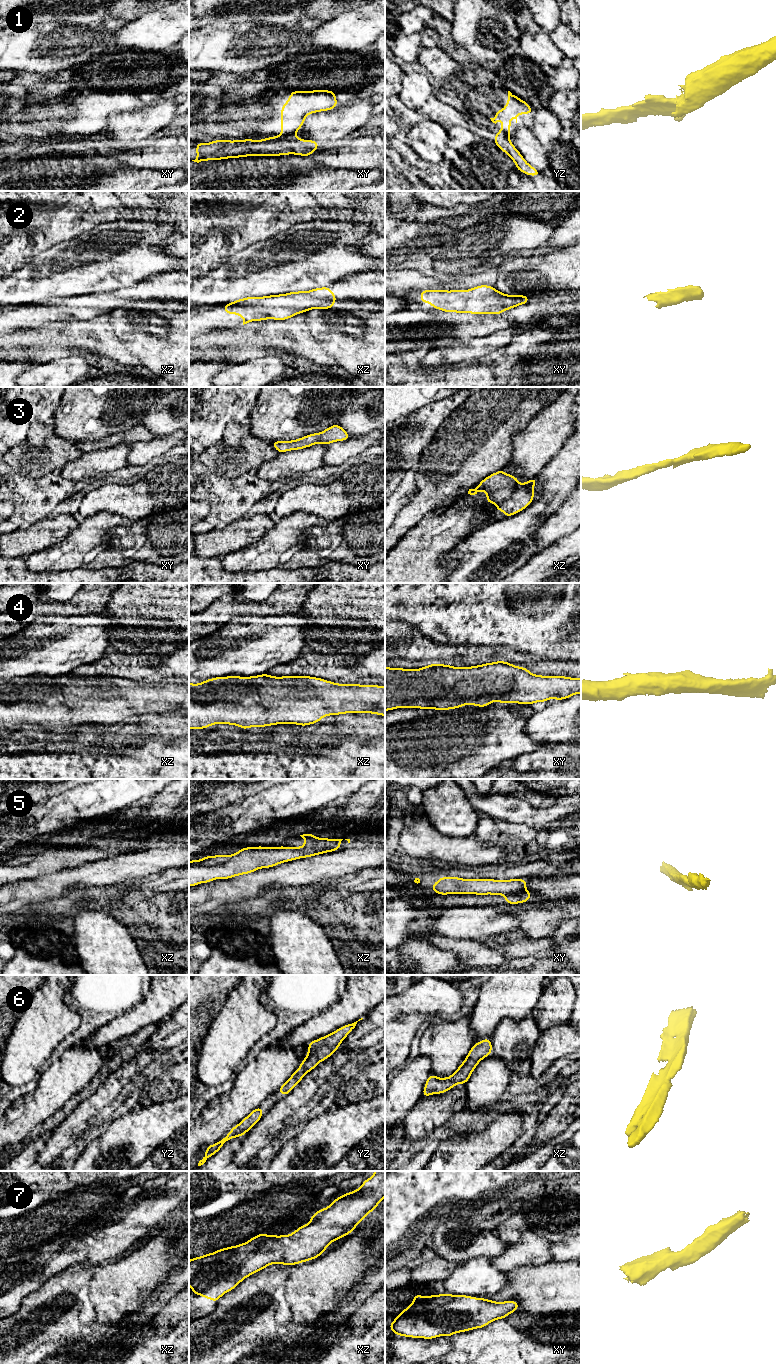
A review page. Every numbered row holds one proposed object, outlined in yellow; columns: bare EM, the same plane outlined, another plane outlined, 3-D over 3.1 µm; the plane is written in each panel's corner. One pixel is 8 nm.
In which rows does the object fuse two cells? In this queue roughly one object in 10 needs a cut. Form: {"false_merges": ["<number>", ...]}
{"false_merges": ["1"]}

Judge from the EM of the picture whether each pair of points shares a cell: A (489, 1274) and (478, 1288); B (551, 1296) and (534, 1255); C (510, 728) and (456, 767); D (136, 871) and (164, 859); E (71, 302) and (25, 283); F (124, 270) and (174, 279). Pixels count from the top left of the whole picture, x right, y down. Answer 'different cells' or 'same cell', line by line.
A: same cell
B: different cells
C: same cell
D: same cell
E: different cells
F: different cells

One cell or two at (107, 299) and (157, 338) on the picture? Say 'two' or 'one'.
two

